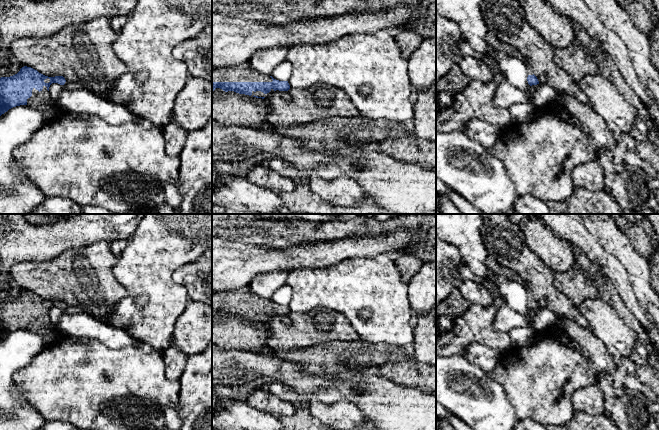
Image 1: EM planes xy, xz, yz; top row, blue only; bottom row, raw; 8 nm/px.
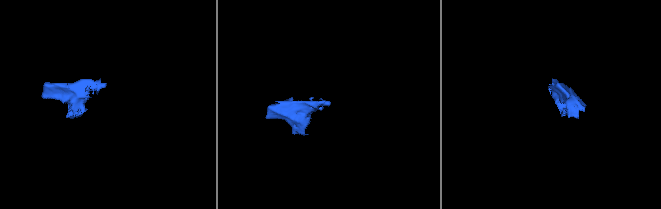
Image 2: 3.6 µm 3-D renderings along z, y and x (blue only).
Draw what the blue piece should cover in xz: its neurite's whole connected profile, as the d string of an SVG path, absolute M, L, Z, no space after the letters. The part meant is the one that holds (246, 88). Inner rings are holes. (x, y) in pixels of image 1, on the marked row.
M249 61L224 68L212 69L212 92L220 88L264 99L271 91L288 91L288 81L279 81L254 70Z

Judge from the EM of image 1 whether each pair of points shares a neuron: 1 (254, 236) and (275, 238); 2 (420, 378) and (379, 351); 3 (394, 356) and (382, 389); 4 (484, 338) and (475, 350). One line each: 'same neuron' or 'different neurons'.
1: same neuron
2: different neurons
3: different neurons
4: different neurons

